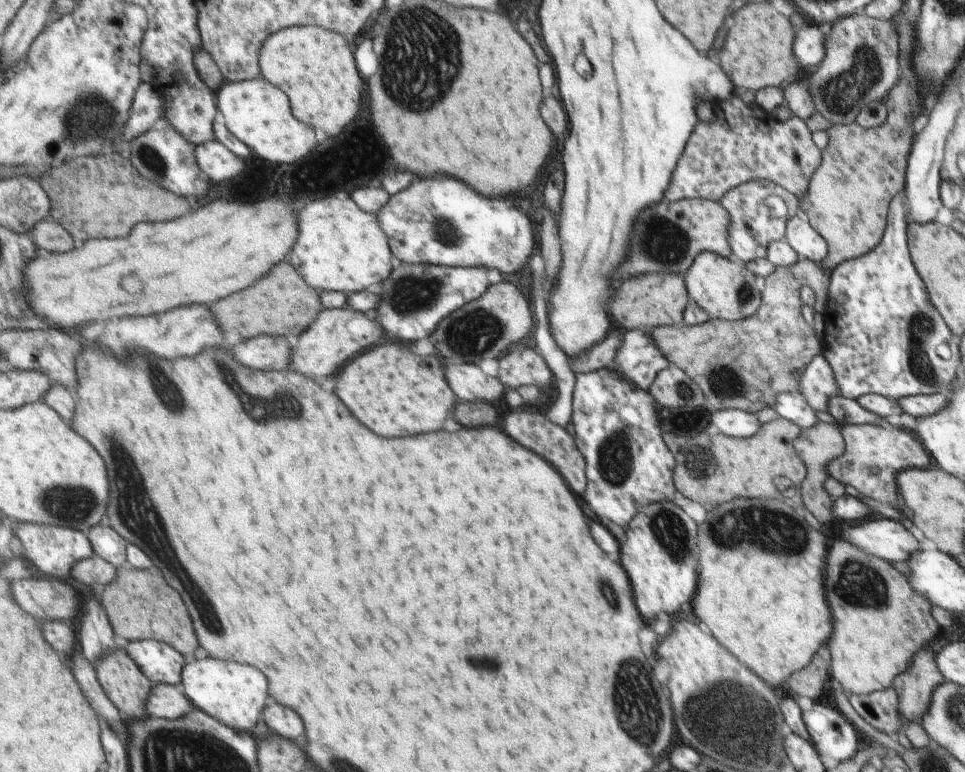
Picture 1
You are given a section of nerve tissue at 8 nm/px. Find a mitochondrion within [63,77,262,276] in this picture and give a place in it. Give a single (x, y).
(150, 157)

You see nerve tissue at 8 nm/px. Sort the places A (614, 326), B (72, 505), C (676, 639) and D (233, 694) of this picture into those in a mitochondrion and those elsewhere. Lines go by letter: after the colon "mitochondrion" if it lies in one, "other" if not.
A: other
B: mitochondrion
C: other
D: other

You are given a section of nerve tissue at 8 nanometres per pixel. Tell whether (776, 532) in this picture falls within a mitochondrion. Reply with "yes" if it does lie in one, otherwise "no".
yes

